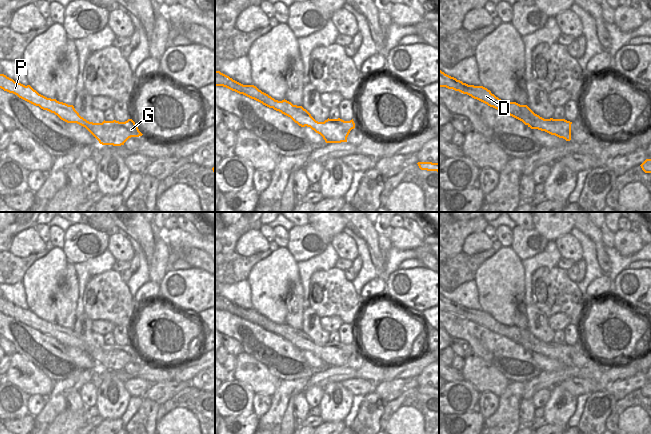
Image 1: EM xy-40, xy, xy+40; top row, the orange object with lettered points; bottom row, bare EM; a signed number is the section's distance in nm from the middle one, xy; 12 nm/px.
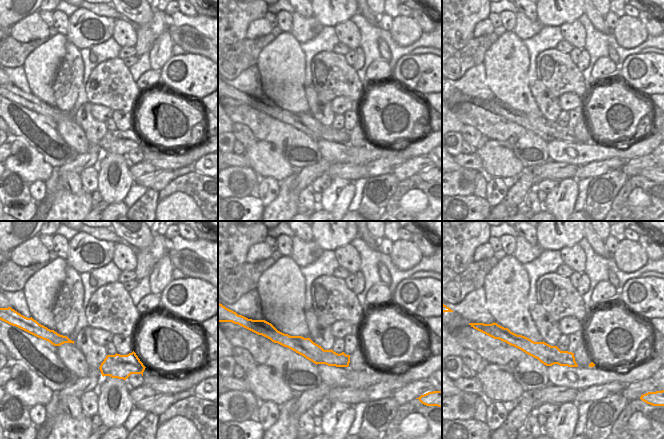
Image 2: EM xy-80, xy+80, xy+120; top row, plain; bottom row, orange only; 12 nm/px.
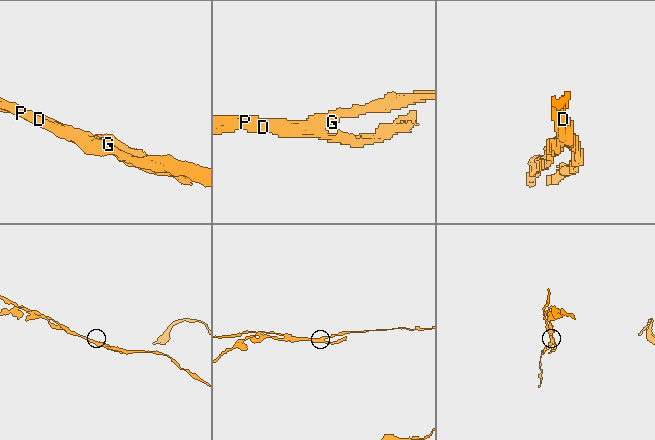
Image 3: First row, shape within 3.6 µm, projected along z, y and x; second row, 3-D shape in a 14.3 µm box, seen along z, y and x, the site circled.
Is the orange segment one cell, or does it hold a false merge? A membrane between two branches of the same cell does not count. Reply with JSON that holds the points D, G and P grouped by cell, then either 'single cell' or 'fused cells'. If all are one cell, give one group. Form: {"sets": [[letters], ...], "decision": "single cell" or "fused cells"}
{"sets": [["D"], ["G", "P"]], "decision": "fused cells"}

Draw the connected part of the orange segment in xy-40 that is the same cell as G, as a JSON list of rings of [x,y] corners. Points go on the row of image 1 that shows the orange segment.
[[[0,74],[0,88],[35,106],[39,106],[43,110],[54,113],[67,123],[77,123],[85,127],[102,145],[121,146],[129,138],[143,135],[132,119],[125,122],[116,120],[104,120],[102,123],[89,122],[79,115],[73,105],[47,98],[39,94],[30,85],[25,86],[15,82],[4,74]]]

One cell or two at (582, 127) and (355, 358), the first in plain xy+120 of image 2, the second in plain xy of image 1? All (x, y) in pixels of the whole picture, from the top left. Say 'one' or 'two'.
one

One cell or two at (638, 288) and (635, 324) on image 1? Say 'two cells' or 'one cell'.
two cells

